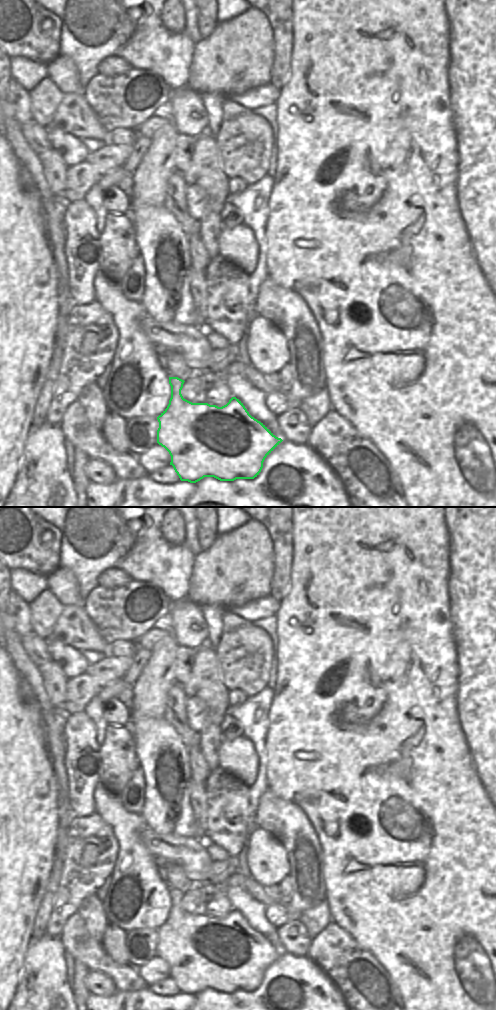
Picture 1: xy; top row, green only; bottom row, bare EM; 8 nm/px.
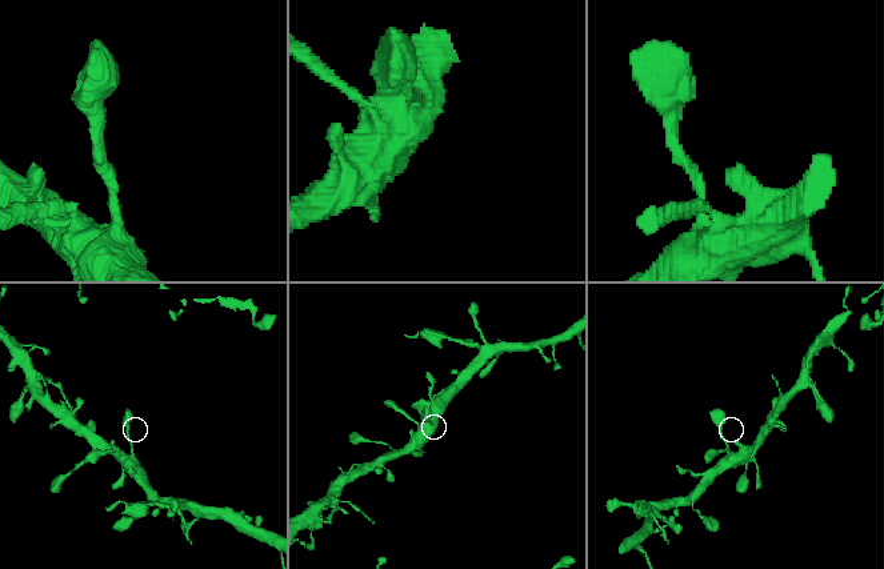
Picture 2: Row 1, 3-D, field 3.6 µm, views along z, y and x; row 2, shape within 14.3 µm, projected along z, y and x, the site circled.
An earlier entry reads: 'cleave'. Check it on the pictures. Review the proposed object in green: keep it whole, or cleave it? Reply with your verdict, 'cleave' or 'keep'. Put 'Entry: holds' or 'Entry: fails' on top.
Entry: fails
keep

